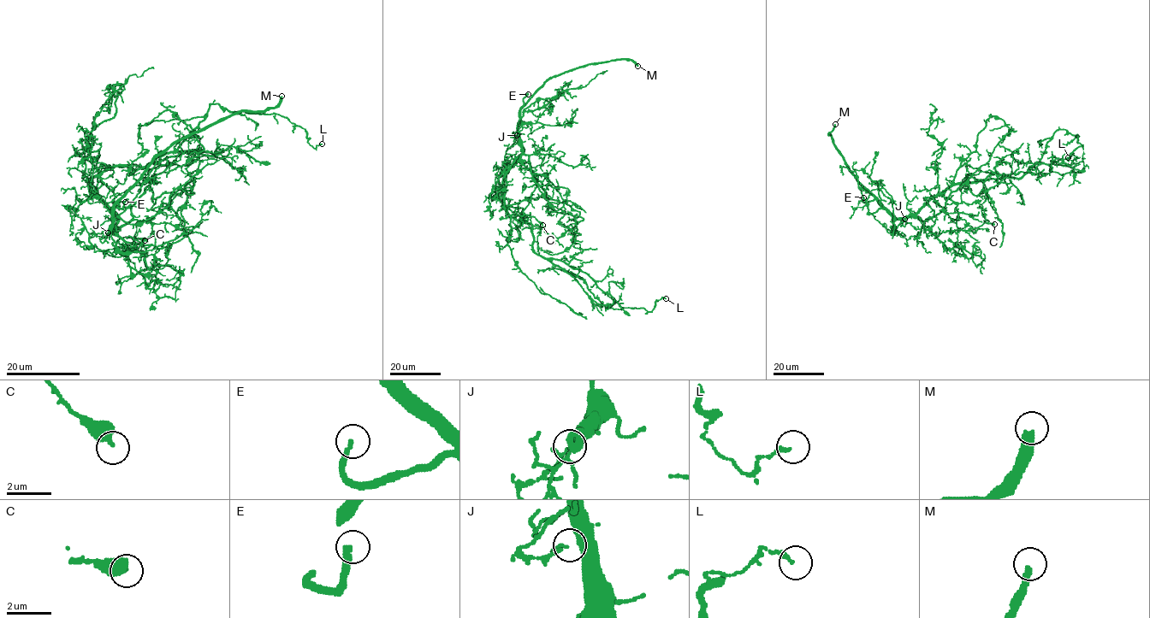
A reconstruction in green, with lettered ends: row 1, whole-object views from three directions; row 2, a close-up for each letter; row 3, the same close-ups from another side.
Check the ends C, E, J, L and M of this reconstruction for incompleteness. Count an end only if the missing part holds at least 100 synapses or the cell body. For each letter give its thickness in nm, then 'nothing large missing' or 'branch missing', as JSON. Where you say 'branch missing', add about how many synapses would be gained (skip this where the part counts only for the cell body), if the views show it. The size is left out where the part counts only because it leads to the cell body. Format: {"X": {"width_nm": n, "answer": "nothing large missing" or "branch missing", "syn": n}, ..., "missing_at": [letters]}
{"C": {"width_nm": 500, "answer": "nothing large missing"}, "E": {"width_nm": 240, "answer": "branch missing"}, "J": {"width_nm": 190, "answer": "nothing large missing"}, "L": {"width_nm": 190, "answer": "nothing large missing"}, "M": {"width_nm": 360, "answer": "branch missing", "syn": 400}, "missing_at": ["E", "M"]}

